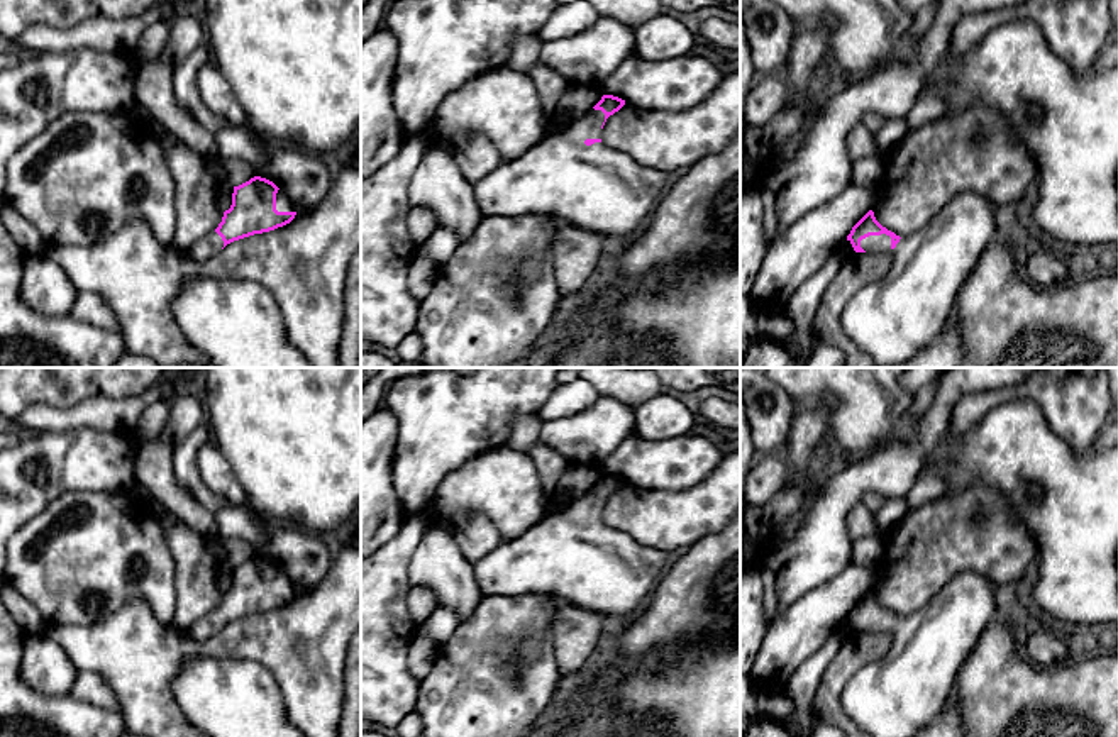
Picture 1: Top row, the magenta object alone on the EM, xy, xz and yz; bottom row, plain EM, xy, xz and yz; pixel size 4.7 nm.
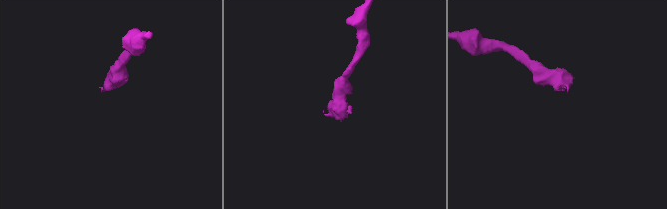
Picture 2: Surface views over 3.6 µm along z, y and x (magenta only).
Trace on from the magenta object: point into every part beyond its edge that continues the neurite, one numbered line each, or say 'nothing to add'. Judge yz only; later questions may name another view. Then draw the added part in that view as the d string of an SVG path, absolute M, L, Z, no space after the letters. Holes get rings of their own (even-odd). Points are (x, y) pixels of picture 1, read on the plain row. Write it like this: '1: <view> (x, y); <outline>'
1: yz (898, 695); M964 571L894 629L886 613L862 618L864 630L891 630L893 640L881 659L849 679L840 696L844 712L871 737L916 735L952 695L960 668L994 615L994 586Z

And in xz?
1: xz (597, 568); M593 488L567 510L554 510L476 561L474 578L483 596L551 595L603 617L634 612L667 571L667 554L603 524L603 501L605 493Z

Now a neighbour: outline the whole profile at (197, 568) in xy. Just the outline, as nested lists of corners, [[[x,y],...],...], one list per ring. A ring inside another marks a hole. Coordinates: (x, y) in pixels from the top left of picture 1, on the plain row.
[[[163,510],[158,518],[176,571],[176,610],[171,625],[186,630],[222,601],[222,562],[208,549],[210,537],[195,532],[173,512]]]

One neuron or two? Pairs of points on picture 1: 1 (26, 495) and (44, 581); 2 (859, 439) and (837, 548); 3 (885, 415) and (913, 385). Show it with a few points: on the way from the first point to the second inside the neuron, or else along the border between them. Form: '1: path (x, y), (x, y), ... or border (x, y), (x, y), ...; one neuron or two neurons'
1: border (63, 495), (51, 500), (17, 531); two neurons
2: border (893, 441), (854, 458); two neurons
3: border (900, 385), (915, 395); two neurons

